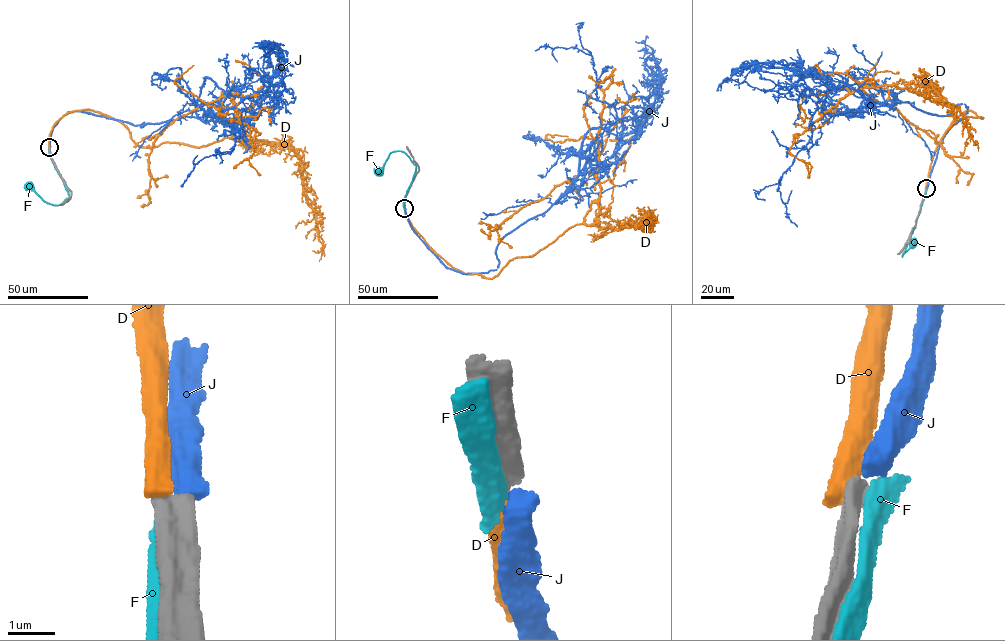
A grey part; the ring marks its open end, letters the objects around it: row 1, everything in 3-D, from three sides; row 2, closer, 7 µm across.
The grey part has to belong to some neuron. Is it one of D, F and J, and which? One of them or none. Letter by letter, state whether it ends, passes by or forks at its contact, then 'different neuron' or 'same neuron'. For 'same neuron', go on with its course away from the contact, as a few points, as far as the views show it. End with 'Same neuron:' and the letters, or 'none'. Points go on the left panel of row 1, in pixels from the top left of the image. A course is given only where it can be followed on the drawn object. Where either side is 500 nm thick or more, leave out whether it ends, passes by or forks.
D: different neuron
F: different neuron
J: it ends; different neuron
Same neuron: none

